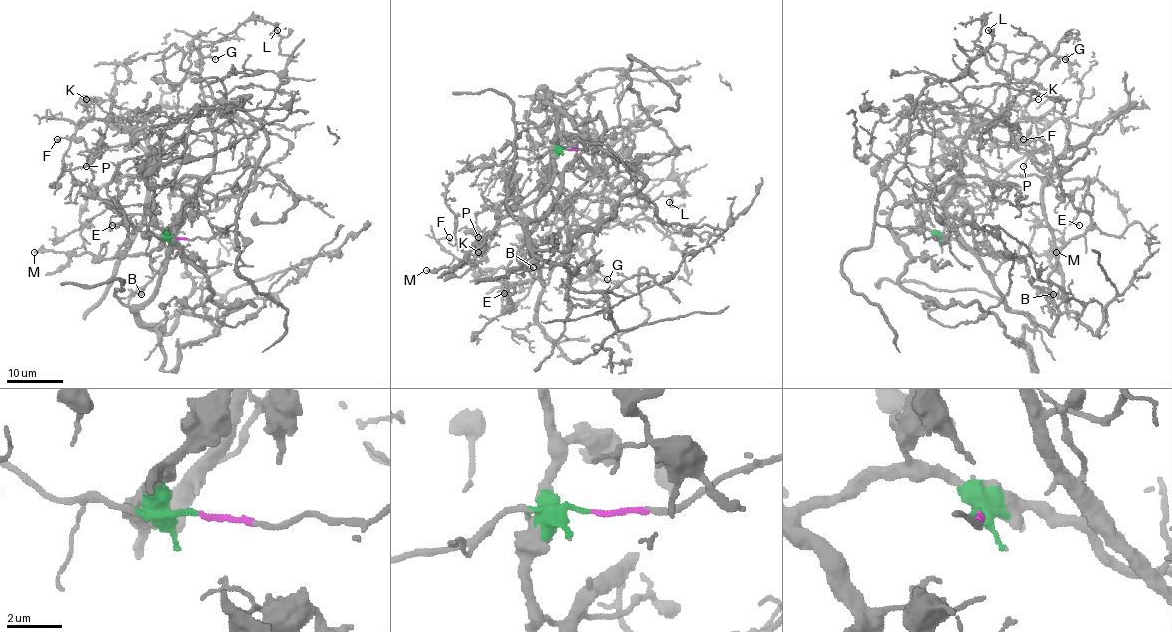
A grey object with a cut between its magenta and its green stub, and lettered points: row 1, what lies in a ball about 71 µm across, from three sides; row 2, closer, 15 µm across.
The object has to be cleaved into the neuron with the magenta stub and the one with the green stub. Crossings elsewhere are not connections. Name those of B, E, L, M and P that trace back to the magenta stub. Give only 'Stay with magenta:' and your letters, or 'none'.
Stay with magenta: L, P

